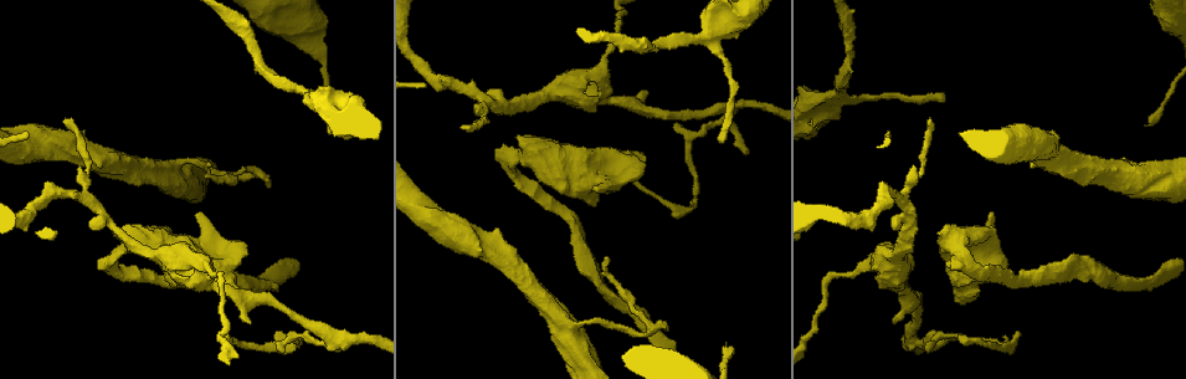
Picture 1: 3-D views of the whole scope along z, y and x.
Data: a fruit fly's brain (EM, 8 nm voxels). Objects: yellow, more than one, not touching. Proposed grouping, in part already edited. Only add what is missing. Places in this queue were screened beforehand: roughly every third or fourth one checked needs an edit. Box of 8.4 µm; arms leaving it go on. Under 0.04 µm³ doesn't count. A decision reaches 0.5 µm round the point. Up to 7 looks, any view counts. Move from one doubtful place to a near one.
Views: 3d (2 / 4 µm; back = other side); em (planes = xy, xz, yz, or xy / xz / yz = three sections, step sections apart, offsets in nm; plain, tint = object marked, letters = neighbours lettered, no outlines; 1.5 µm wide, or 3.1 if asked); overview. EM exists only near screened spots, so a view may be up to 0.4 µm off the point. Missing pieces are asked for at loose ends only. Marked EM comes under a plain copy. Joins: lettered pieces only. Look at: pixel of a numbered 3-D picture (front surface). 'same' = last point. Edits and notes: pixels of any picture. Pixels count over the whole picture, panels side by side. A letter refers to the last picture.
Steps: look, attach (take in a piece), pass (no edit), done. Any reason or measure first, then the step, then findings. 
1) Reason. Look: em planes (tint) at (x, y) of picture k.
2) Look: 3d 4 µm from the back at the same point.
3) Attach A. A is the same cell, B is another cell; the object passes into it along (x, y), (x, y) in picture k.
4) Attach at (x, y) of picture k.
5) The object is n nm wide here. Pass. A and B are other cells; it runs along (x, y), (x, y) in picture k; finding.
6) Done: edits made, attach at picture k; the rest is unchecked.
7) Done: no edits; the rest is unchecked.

Branch stops here. Look: em planes (letters) at (594, 97) of picture 1.

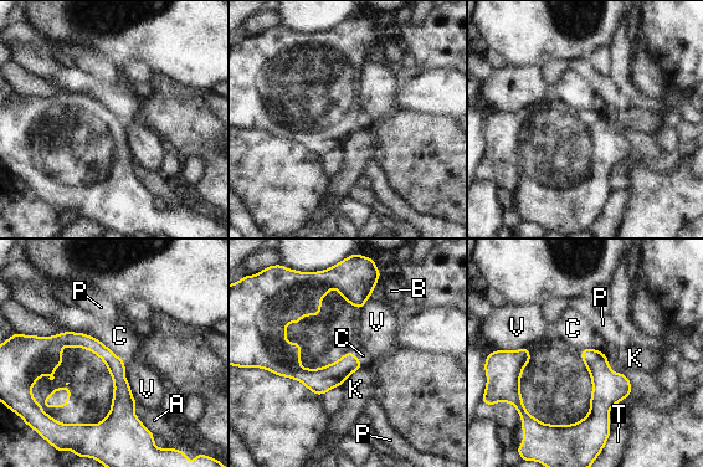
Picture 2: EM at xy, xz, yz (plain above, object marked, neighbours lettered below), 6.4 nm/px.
The longest contact is with C, 440 nm. Pass. A, B, C, K, P, T and V are other cells; a border runs along (68, 329), (99, 339), (124, 364) in picture 2; no lettered piece goes on from it.

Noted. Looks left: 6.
Thin end. Look: 3d 4 µm at (65, 121) of picture 1.

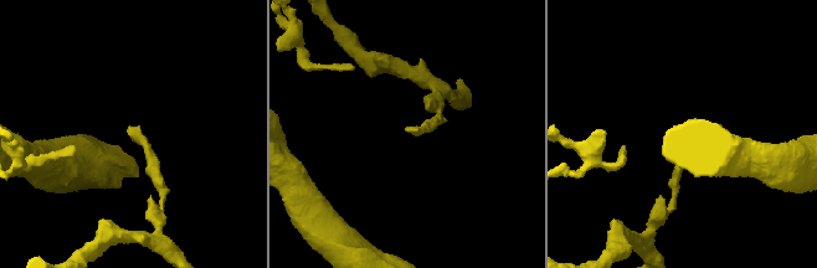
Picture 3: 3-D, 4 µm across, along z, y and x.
Look: em yz step 4 (letters) at (130, 127) of picture 3.

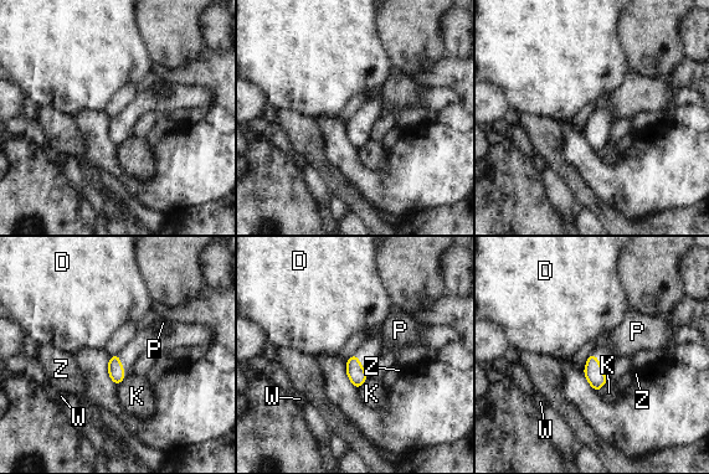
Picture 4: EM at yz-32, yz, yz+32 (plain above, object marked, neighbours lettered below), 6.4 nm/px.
Look: em planes (letters) at the same point.

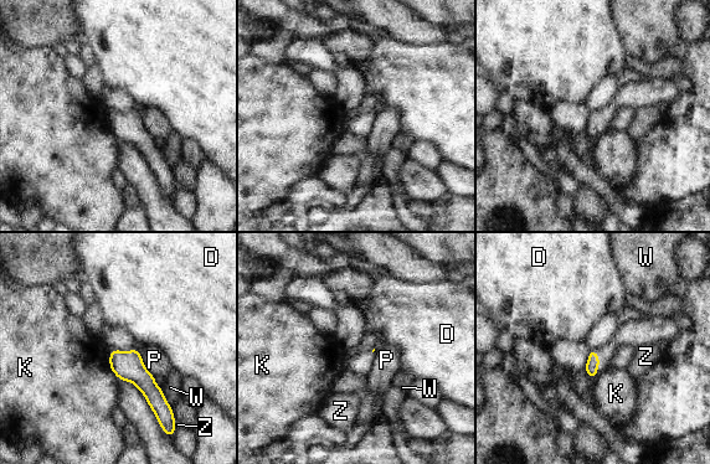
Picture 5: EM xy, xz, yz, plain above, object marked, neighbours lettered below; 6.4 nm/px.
Pass. D, K, P, W and Z are other cells; a border runs along (135, 349), (144, 367), (154, 379) in picture 5; no lettered piece goes on from it.

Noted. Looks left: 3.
Branch stops here. Look: em xz step 4 (tint) at (725, 346) of picture 1.

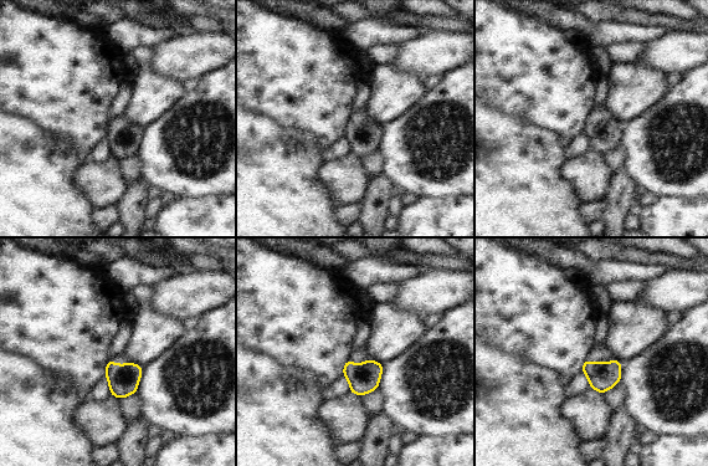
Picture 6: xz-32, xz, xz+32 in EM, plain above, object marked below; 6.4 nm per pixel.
Look: em xz step 4 (letters) at the same point.

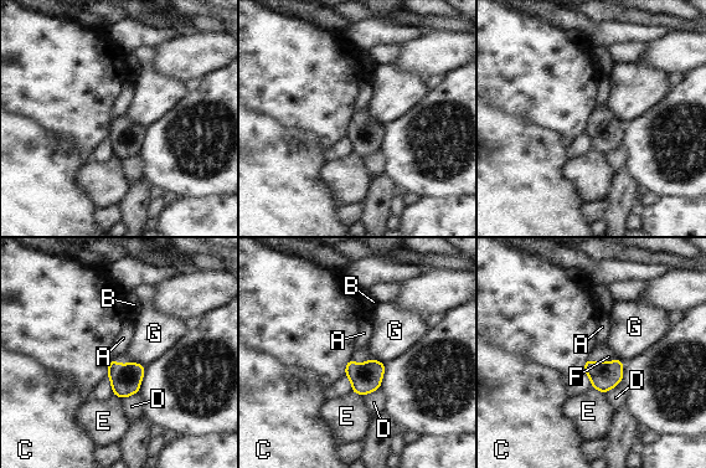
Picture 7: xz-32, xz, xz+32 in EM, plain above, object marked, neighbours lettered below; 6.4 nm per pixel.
The object is 180 nm wide here. Attach F. F is the same cell, A, B, C, D, E and G are other cells; the object passes into it along (604, 375), (602, 361), (599, 353) in picture 7; it goes on there.

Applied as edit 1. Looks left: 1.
Done: edits made, attach at picture 7; the rest is unchecked.

